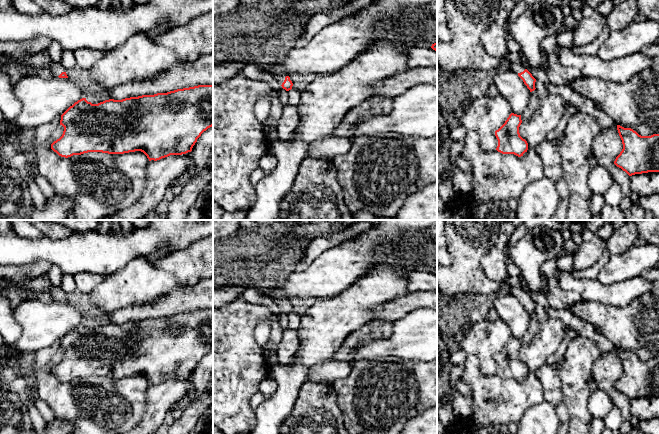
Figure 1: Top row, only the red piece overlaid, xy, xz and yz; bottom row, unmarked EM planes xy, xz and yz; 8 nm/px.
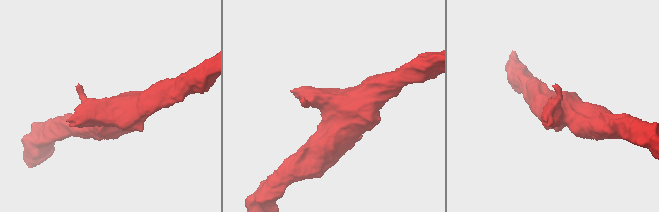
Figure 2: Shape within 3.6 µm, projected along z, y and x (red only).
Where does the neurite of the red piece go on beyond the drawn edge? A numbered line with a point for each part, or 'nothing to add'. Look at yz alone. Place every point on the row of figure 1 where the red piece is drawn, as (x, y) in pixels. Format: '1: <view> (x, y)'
1: yz (516, 67)

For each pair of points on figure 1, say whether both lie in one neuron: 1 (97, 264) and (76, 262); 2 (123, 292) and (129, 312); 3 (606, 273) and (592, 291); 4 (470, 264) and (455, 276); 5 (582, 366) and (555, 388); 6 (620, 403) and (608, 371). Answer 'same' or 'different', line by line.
1: same
2: different
3: different
4: same
5: different
6: same

